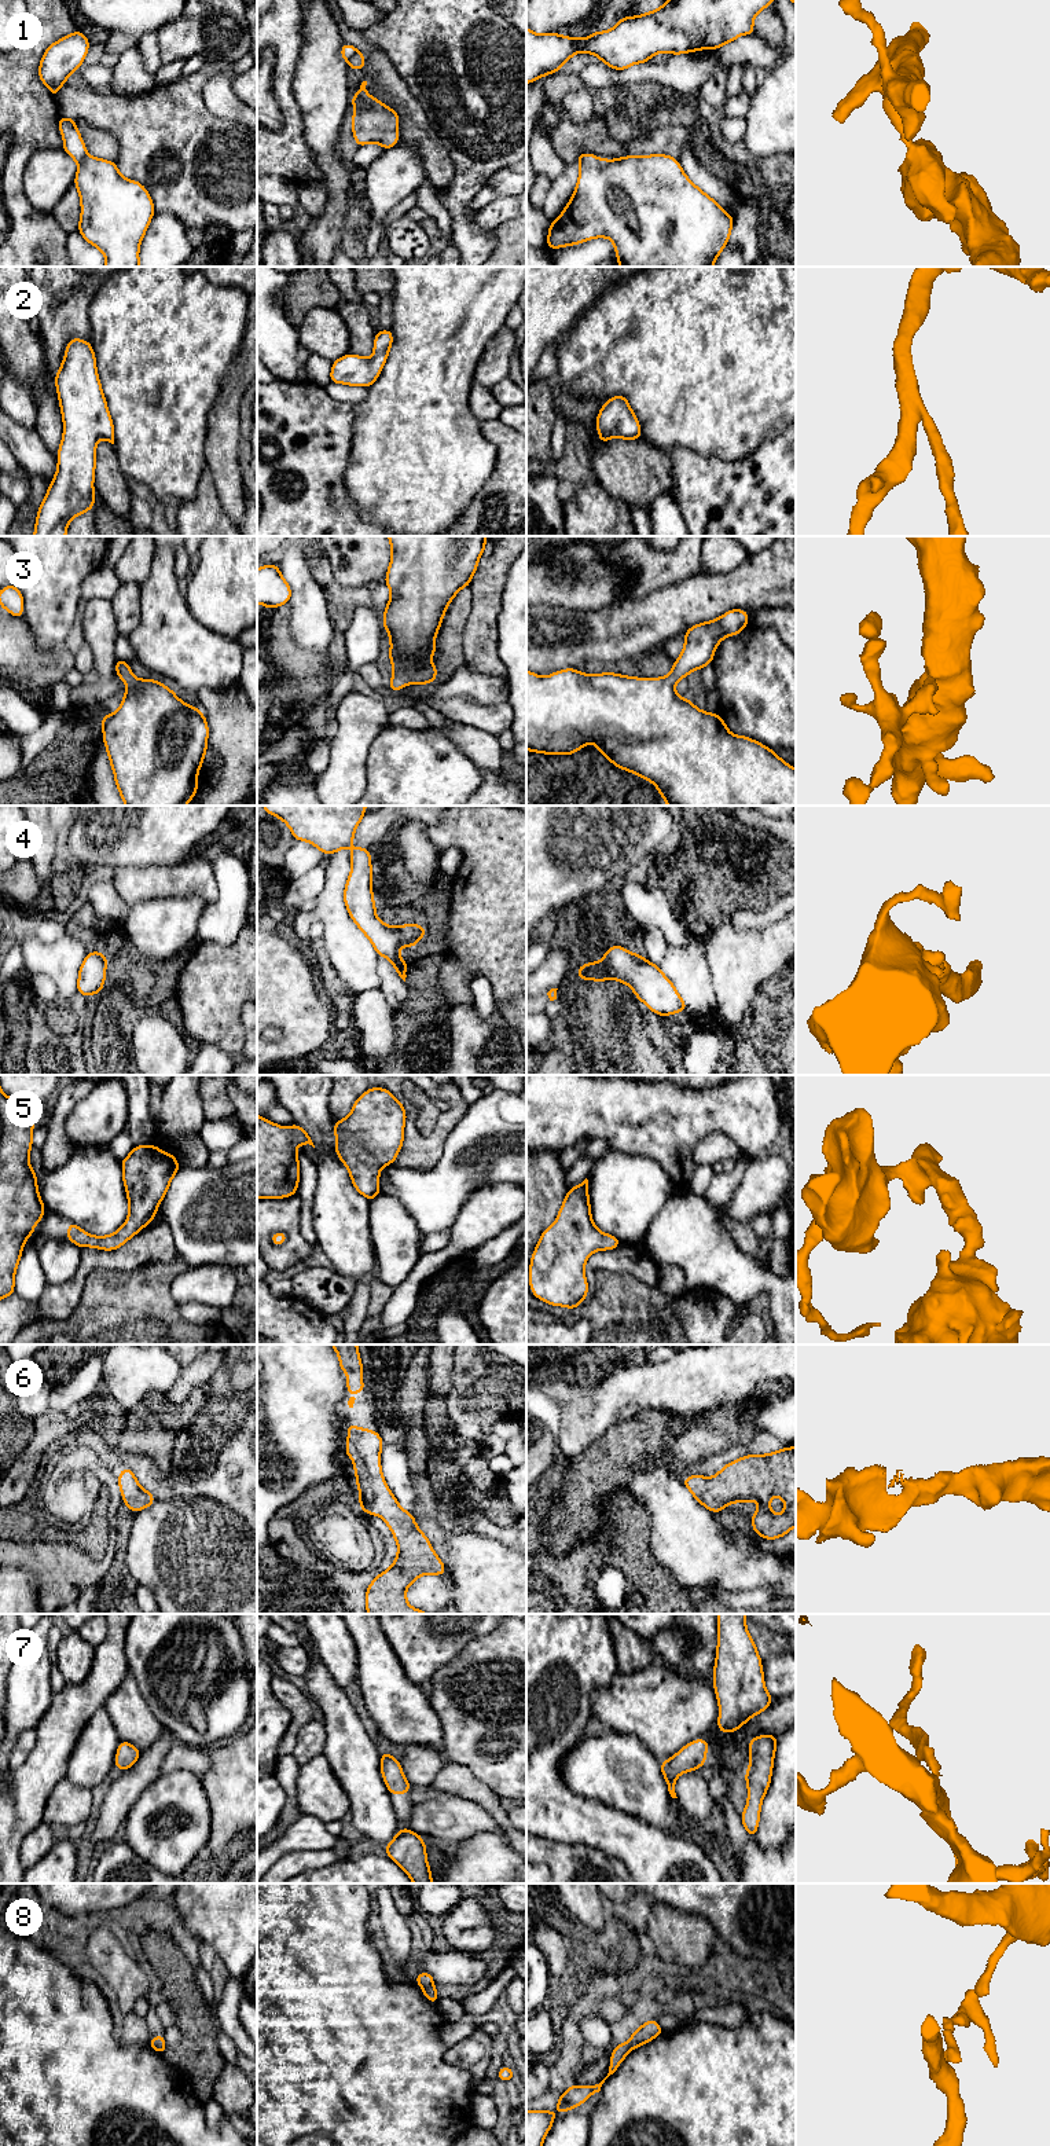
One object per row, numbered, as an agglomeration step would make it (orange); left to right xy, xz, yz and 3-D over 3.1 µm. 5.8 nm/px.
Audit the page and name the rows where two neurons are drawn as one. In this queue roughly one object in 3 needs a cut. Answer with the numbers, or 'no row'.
1, 8

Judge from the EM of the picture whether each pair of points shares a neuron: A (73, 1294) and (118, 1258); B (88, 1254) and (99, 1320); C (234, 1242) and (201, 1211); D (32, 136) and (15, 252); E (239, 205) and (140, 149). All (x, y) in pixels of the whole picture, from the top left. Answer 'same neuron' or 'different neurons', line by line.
A: same neuron
B: different neurons
C: same neuron
D: same neuron
E: same neuron

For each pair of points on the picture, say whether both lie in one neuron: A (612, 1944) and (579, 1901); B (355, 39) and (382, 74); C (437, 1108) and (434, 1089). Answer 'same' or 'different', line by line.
A: different
B: same
C: different

